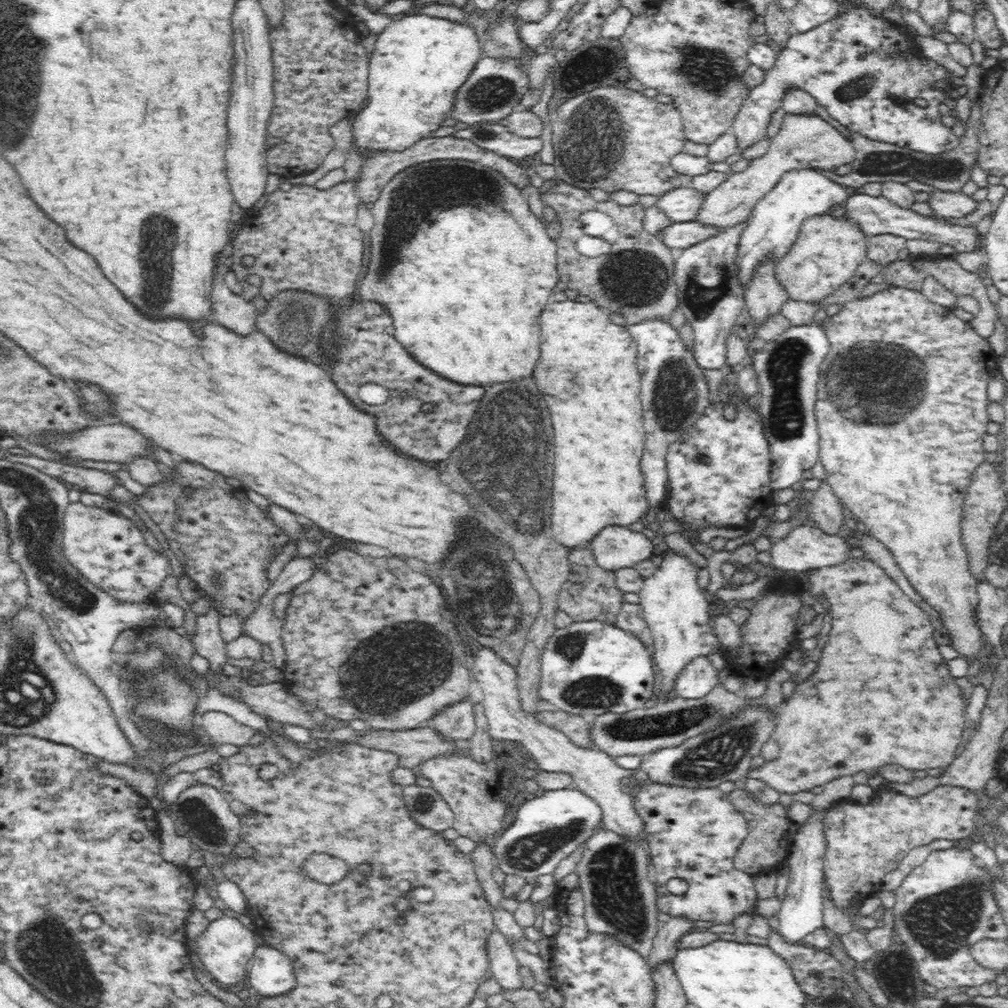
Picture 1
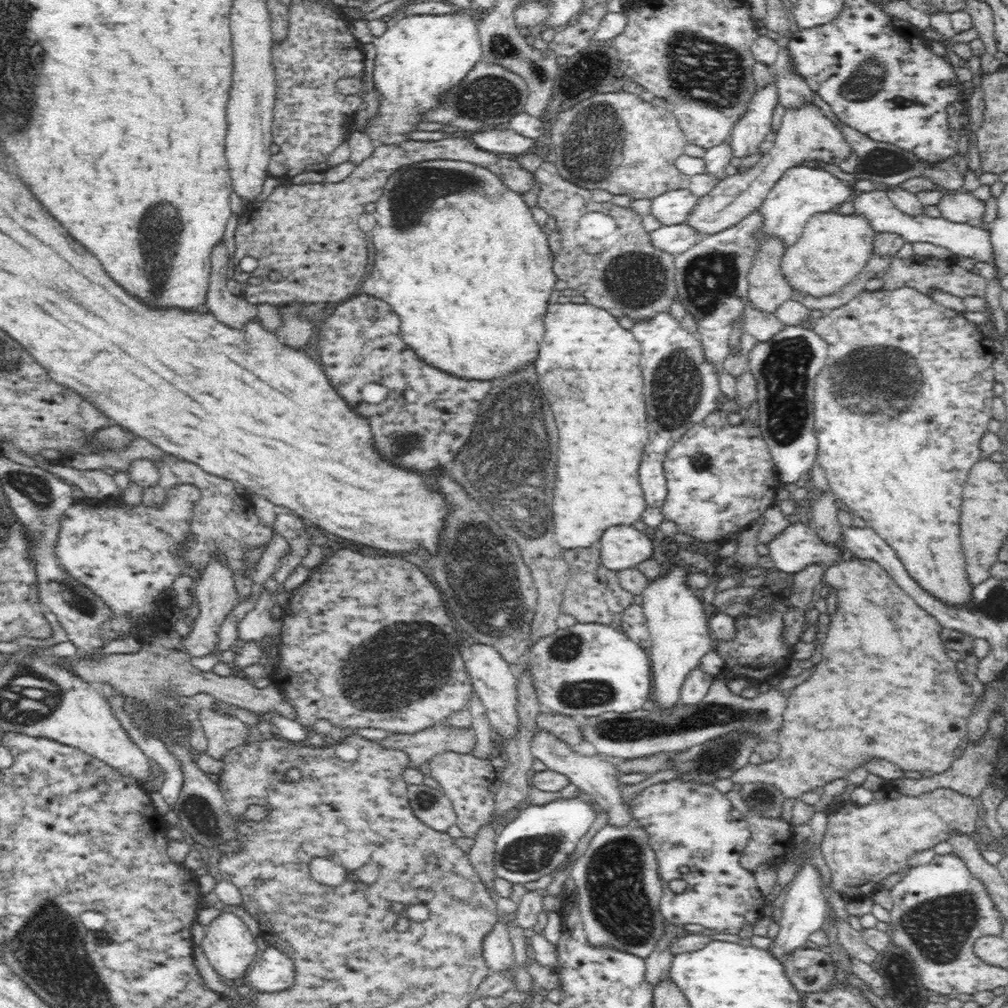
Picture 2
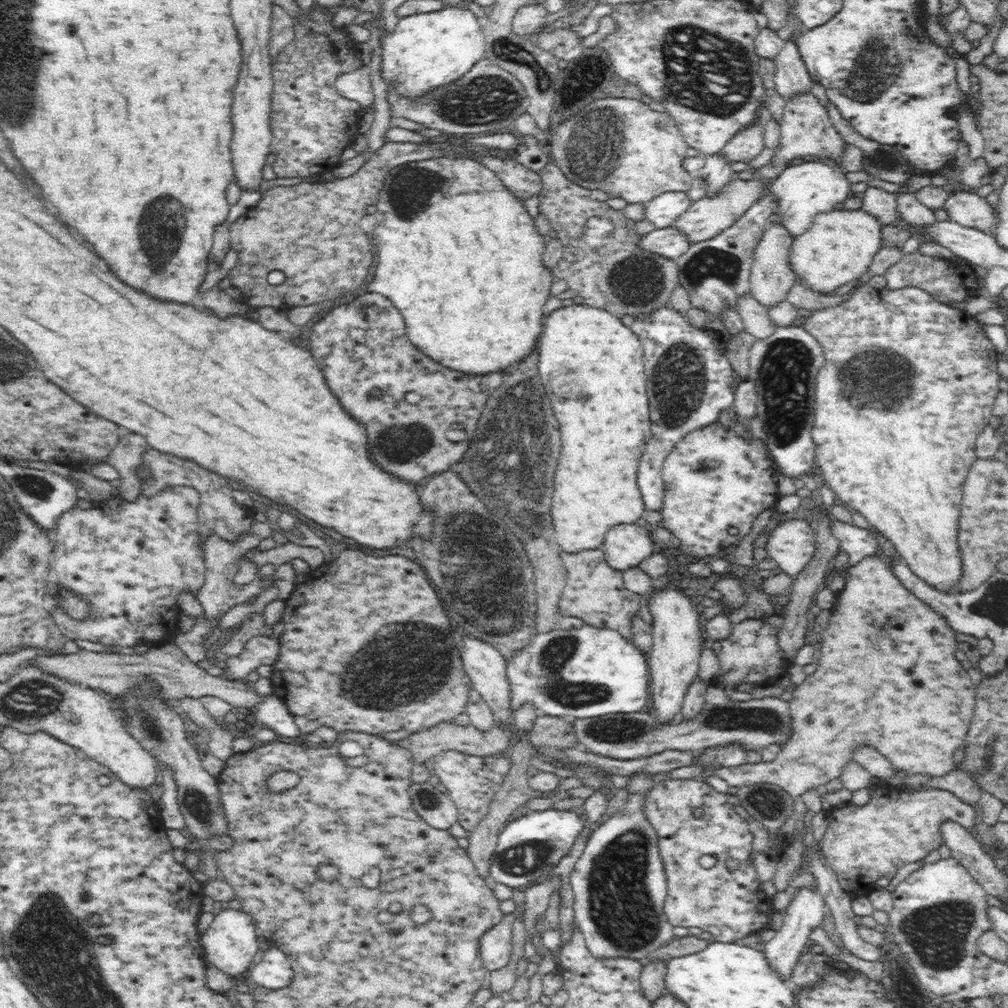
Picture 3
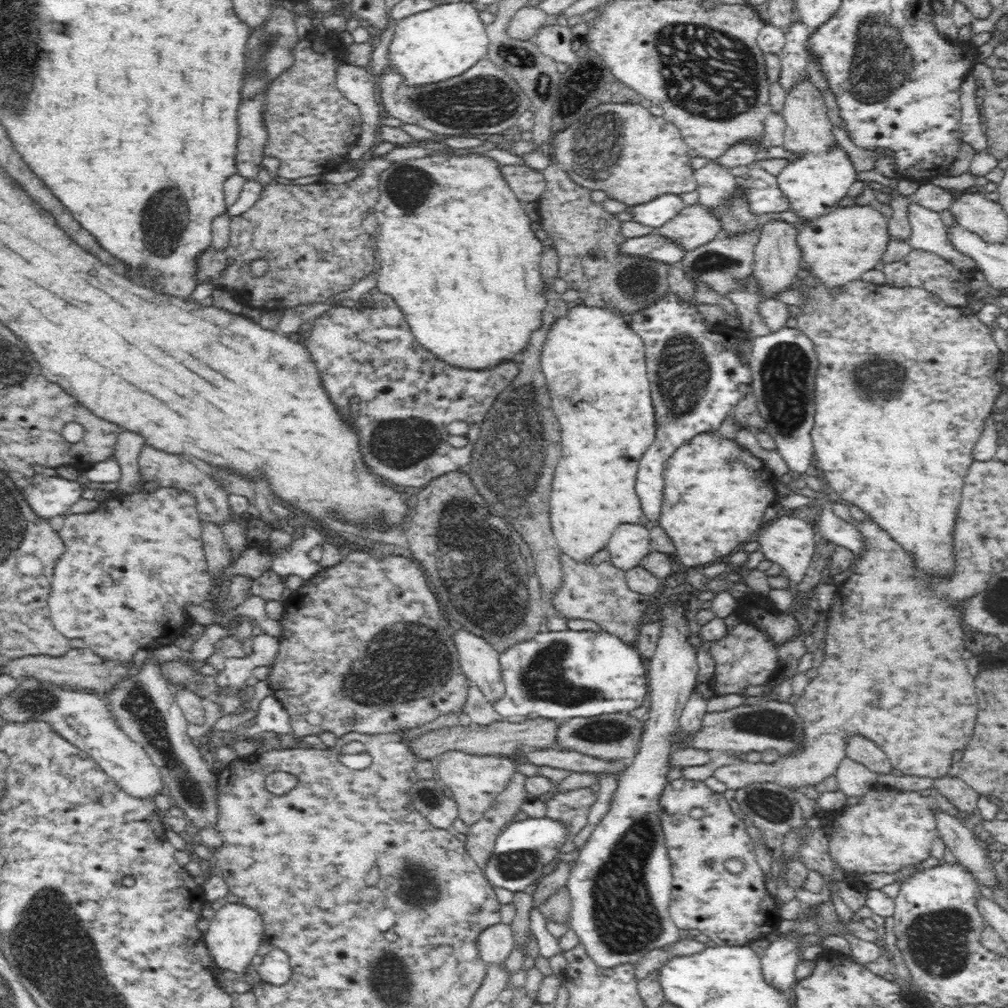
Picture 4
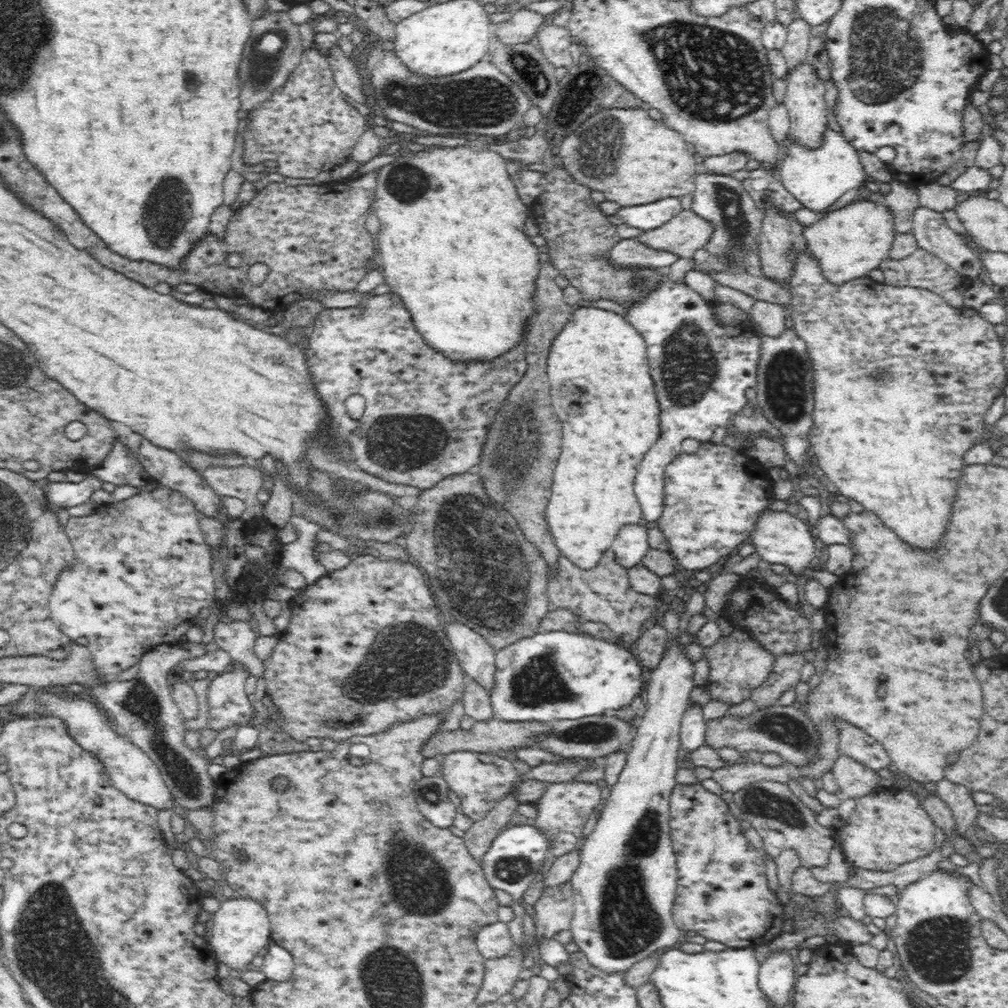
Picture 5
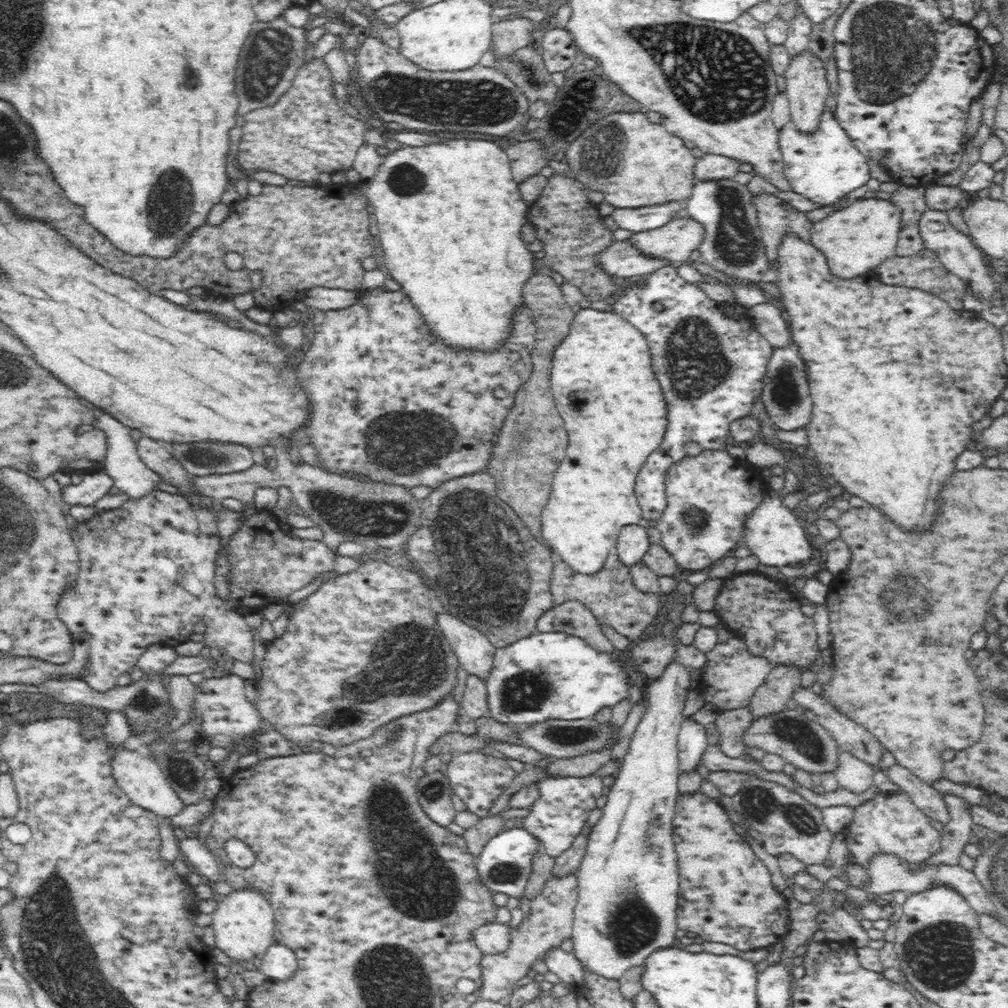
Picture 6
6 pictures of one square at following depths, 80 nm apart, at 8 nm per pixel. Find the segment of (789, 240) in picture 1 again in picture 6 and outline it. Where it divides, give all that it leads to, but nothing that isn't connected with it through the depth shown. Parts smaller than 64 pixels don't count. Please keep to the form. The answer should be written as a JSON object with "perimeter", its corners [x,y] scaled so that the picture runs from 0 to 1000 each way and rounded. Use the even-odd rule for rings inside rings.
{"perimeter":[[[817,109],[812,129],[808,131],[794,131],[788,125],[780,125],[772,133],[778,175],[782,178],[785,188],[804,196],[813,204],[827,202],[840,191],[859,184],[864,177],[860,156],[847,145],[822,110]]]}

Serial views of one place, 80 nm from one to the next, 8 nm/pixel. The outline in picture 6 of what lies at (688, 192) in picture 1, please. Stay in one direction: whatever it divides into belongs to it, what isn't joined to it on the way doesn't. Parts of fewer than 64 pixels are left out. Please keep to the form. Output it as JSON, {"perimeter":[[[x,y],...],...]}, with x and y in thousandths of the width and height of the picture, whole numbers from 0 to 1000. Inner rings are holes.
{"perimeter":[[[665,199],[644,205],[610,207],[606,215],[615,226],[632,231],[659,224],[667,218],[667,214],[673,208],[679,205],[679,200]]]}

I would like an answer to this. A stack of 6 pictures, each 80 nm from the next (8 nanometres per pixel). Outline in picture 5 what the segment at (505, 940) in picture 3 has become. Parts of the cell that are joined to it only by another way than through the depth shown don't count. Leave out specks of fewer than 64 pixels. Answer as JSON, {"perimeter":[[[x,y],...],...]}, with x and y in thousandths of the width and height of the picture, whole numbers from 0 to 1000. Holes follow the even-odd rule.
{"perimeter":[[[496,914],[479,919],[472,925],[472,938],[481,951],[502,948],[511,941],[504,918]]]}

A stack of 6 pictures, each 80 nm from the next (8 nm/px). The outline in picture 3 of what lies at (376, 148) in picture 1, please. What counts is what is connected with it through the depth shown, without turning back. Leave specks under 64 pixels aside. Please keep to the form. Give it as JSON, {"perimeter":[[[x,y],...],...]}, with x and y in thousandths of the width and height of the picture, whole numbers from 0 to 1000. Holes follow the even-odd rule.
{"perimeter":[[[446,6],[397,18],[391,30],[376,39],[379,77],[384,83],[390,83],[397,95],[408,99],[459,77],[475,60],[480,59],[481,39],[474,22],[474,17],[464,7]]]}

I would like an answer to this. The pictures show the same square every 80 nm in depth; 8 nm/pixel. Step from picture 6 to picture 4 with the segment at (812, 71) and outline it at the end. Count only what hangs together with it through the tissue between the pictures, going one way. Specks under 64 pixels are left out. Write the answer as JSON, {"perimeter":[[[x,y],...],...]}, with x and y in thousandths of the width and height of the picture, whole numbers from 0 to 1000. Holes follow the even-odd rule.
{"perimeter":[[[804,77],[795,78],[780,93],[780,101],[776,114],[781,126],[778,132],[778,149],[789,151],[792,153],[798,152],[815,152],[823,149],[829,142],[829,138],[825,134],[825,119],[820,113],[820,105],[816,98],[816,93],[813,88],[810,88]]]}

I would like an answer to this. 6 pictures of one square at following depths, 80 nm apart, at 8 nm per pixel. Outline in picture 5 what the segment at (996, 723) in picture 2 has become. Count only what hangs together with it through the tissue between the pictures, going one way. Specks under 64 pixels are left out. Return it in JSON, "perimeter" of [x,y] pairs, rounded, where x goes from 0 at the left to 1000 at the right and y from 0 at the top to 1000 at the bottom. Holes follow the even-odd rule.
{"perimeter":[[[937,772],[929,777],[927,786],[942,802],[948,815],[949,827],[958,830],[960,823],[967,819],[971,808],[964,785]]]}

